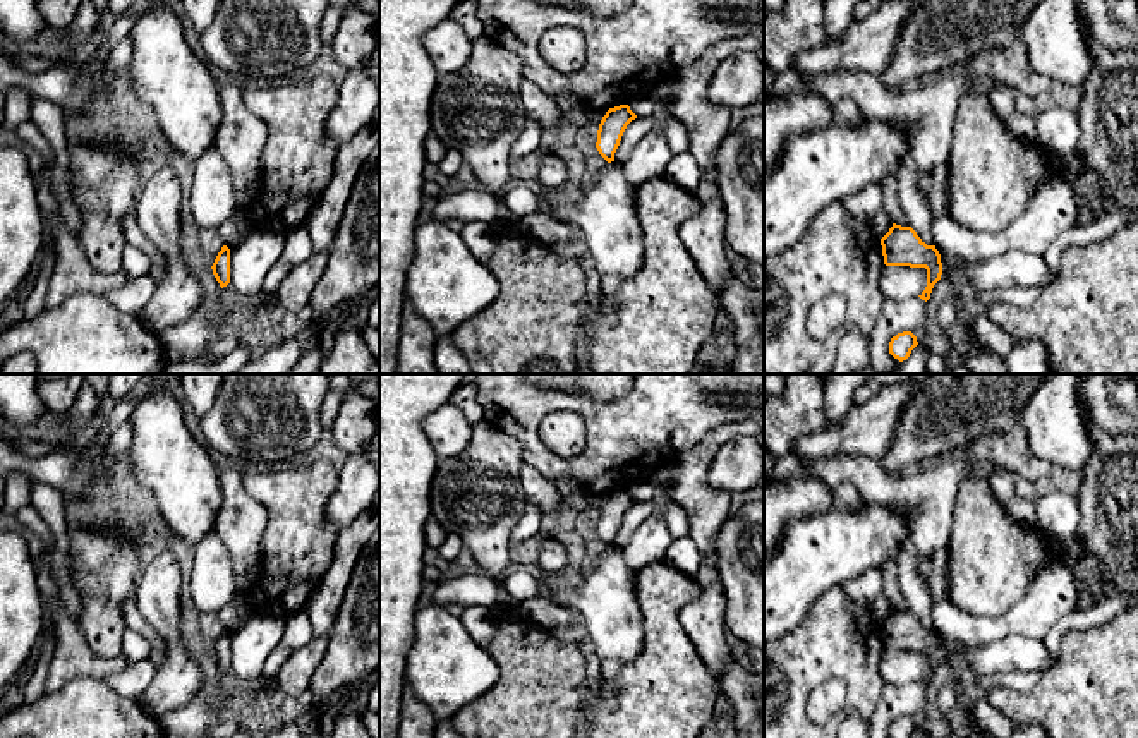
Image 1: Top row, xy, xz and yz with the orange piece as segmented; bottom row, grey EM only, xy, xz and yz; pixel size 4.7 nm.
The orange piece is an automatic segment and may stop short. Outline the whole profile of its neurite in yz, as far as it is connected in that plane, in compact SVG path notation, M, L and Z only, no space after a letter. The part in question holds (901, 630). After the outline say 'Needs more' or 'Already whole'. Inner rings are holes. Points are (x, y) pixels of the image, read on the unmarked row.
M893 608L889 616L881 623L886 650L910 650L927 654L927 671L918 680L929 685L934 669L941 664L942 647L935 630L927 630L911 611Z. Already whole

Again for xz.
M628 489L609 493L602 501L597 515L596 532L608 547L614 546L614 537L620 530L621 520L627 510L635 503L637 499Z. Already whole

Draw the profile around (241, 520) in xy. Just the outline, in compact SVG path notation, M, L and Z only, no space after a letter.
M230 462L220 463L221 503L215 532L227 546L239 589L247 589L257 575L261 539L268 523L266 508L247 494L242 470Z

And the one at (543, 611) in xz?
M542 596L518 604L518 611L525 621L554 633L573 626L580 620L580 614L575 609L565 608Z

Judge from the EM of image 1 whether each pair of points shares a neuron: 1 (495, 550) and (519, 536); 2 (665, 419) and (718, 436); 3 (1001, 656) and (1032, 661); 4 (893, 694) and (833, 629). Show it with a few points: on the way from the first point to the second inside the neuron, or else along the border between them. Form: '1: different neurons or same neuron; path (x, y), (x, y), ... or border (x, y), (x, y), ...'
1: different neurons; border (526, 503), (508, 550)
2: different neurons; border (744, 417), (716, 426), (675, 459)
3: same neuron; path (1008, 656), (1025, 656)
4: different neurons; border (883, 683), (883, 694), (871, 719)

